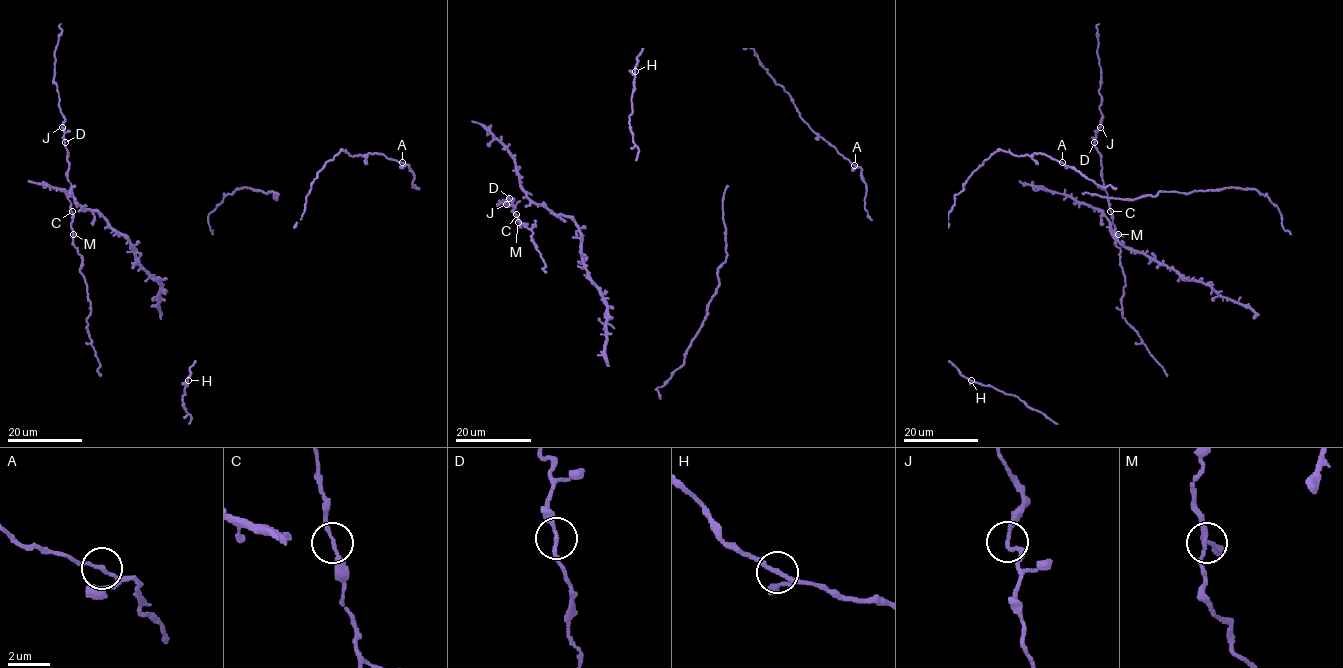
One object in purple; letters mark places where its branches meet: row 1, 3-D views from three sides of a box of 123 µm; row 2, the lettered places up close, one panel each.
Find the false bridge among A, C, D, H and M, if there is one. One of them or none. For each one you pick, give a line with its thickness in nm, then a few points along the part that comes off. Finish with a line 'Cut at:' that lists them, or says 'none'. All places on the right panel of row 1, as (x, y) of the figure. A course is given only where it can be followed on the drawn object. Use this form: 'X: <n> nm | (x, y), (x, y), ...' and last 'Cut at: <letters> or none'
Cut at: none

